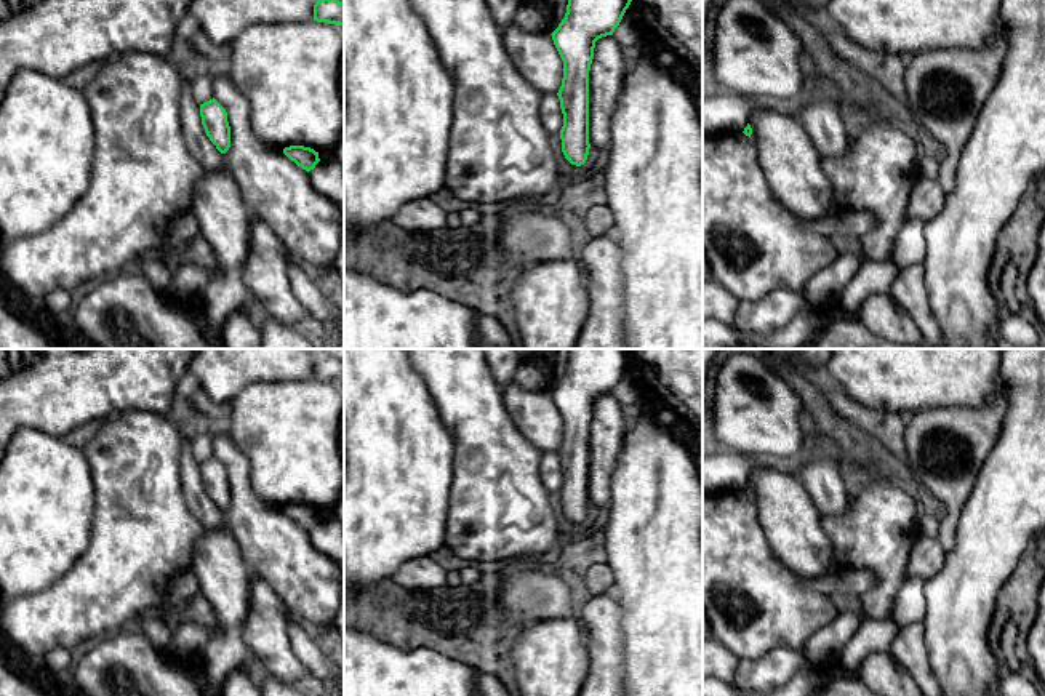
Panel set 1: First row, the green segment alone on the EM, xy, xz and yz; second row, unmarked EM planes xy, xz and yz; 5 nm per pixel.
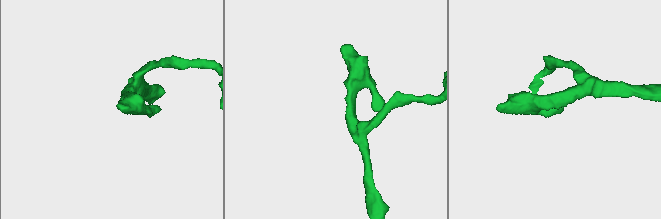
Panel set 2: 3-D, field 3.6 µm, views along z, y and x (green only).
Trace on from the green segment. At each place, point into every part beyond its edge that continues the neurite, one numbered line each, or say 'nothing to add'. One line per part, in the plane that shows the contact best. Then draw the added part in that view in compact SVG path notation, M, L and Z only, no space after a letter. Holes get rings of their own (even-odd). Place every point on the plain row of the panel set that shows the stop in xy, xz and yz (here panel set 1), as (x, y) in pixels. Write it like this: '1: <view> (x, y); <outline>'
nothing to add

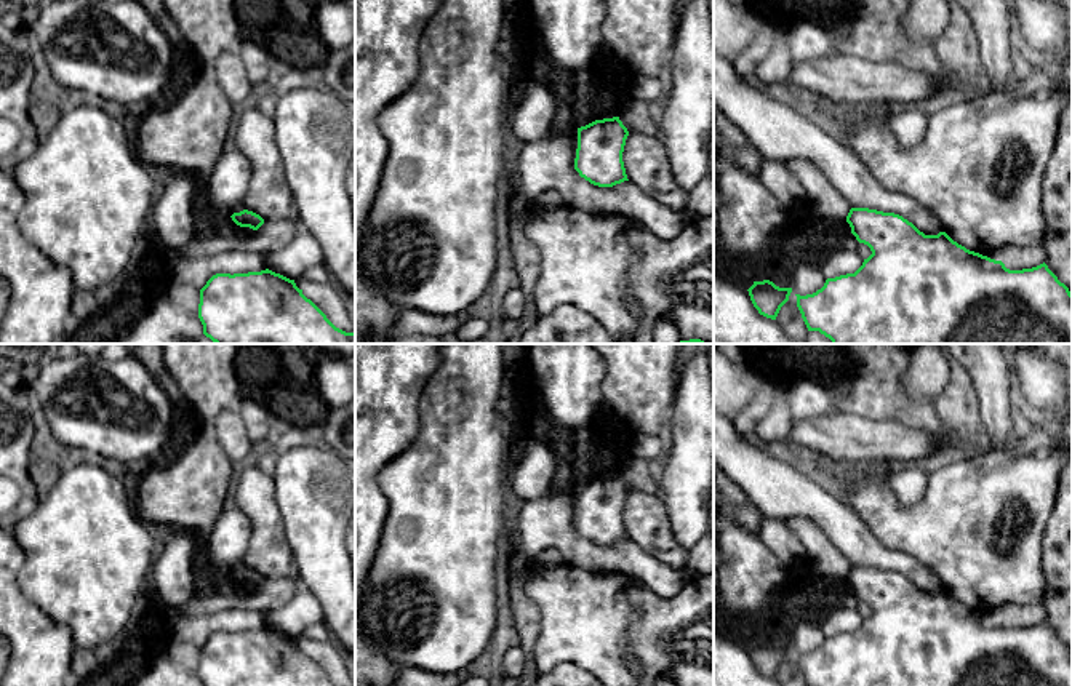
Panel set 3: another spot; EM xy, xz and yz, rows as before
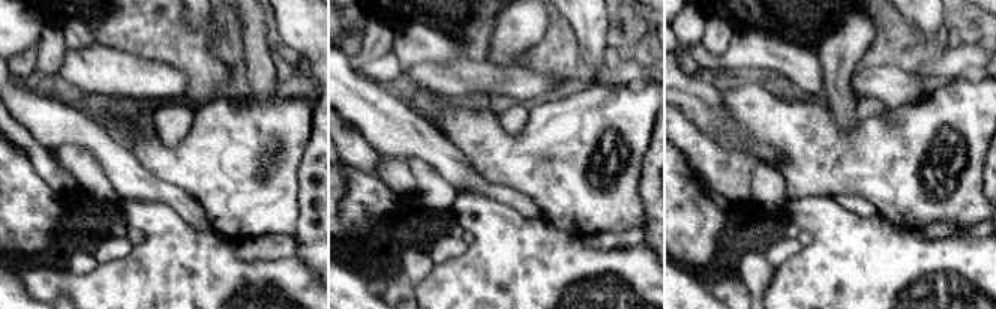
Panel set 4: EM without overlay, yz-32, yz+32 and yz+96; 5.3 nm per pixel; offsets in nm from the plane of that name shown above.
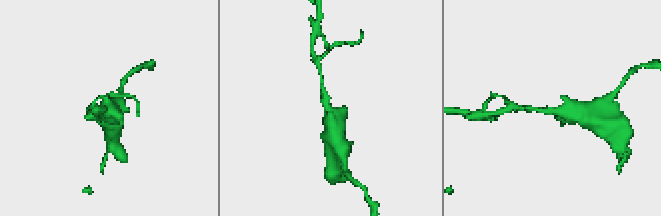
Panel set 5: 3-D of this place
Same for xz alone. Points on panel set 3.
nothing to add

